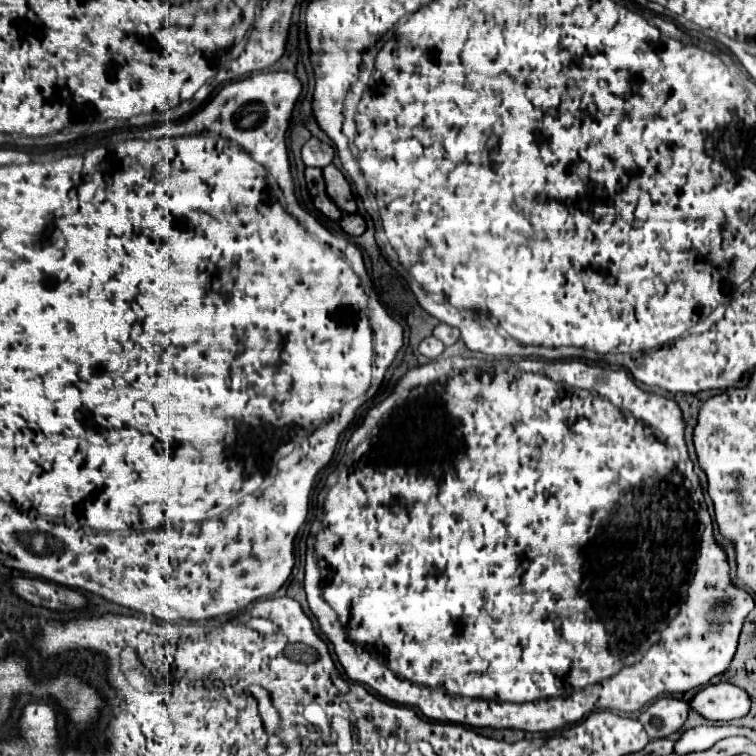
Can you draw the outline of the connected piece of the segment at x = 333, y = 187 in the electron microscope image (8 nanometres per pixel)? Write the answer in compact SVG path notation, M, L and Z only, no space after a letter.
M326 166L322 168L324 174L324 182L326 182L326 192L330 196L330 200L344 212L344 214L354 214L356 212L356 200L352 196L350 184L346 182L346 178L342 176L342 172L336 166Z

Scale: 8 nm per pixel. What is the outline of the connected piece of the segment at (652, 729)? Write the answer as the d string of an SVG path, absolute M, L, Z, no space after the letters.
M660 698L656 702L652 702L642 714L640 714L640 722L646 730L646 734L656 740L656 738L664 738L670 736L674 732L678 732L682 728L682 724L686 722L688 716L688 702L684 700L676 700L676 698Z

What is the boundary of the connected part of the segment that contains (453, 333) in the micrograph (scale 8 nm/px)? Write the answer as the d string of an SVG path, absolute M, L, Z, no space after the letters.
M438 324L434 328L434 336L444 344L444 346L452 346L458 340L458 330L448 326L448 324Z

